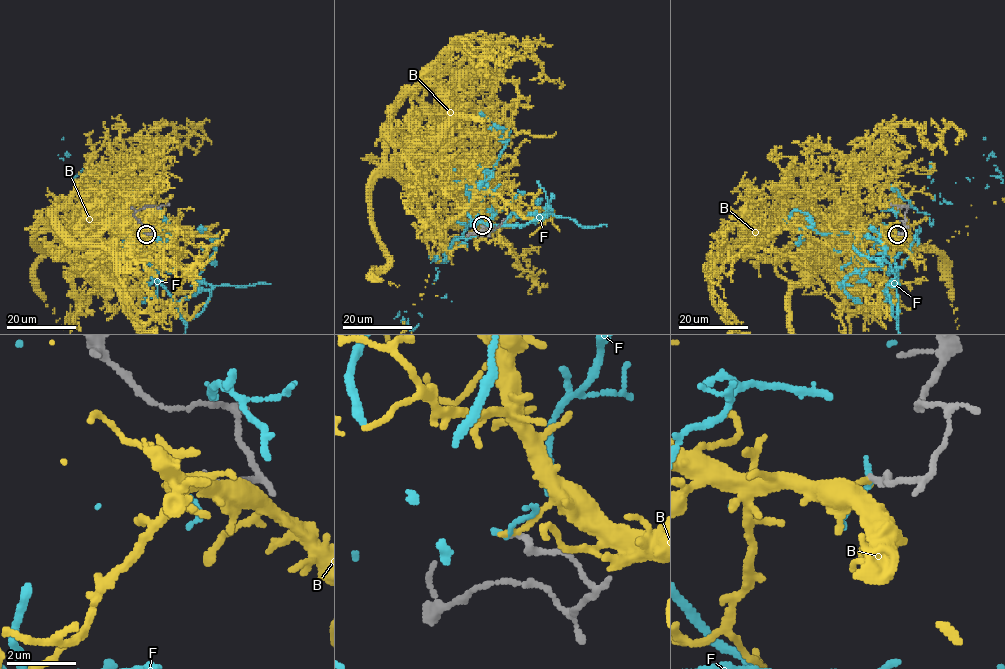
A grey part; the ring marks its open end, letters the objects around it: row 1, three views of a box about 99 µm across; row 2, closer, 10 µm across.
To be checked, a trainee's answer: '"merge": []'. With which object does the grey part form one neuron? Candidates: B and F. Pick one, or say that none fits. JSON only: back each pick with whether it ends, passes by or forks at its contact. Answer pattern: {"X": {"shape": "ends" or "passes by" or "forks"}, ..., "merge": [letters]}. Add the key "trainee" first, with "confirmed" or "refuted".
{"trainee": "confirmed", "merge": []}

